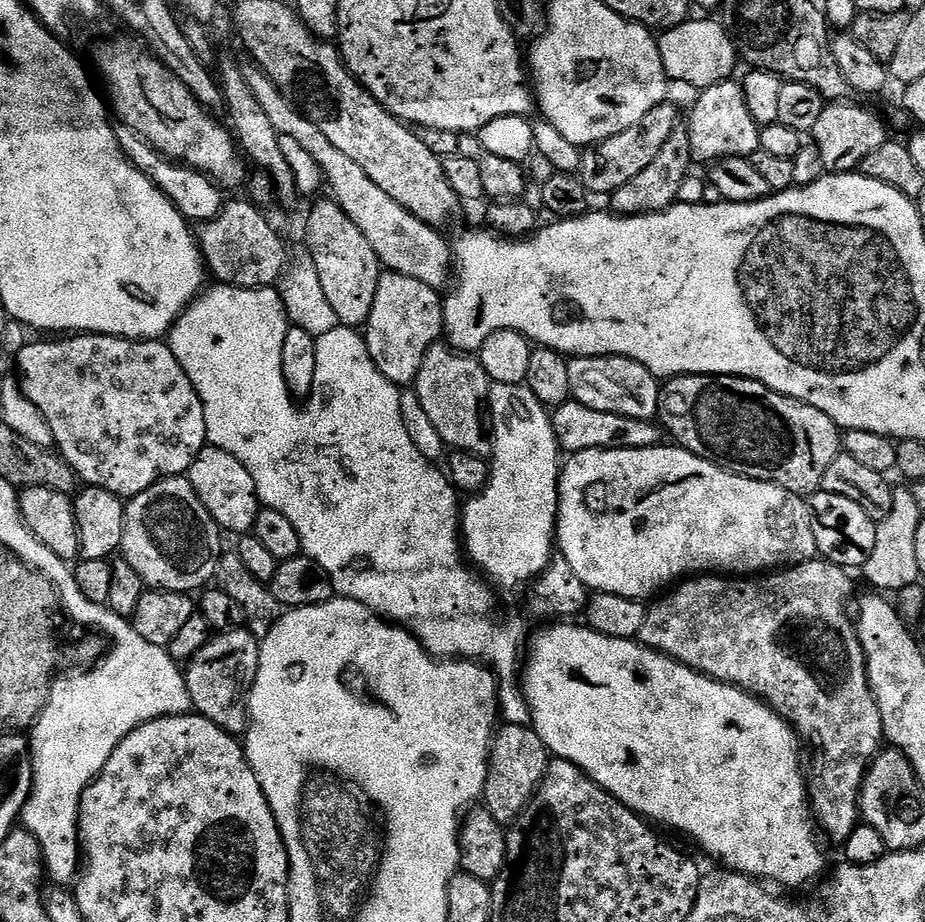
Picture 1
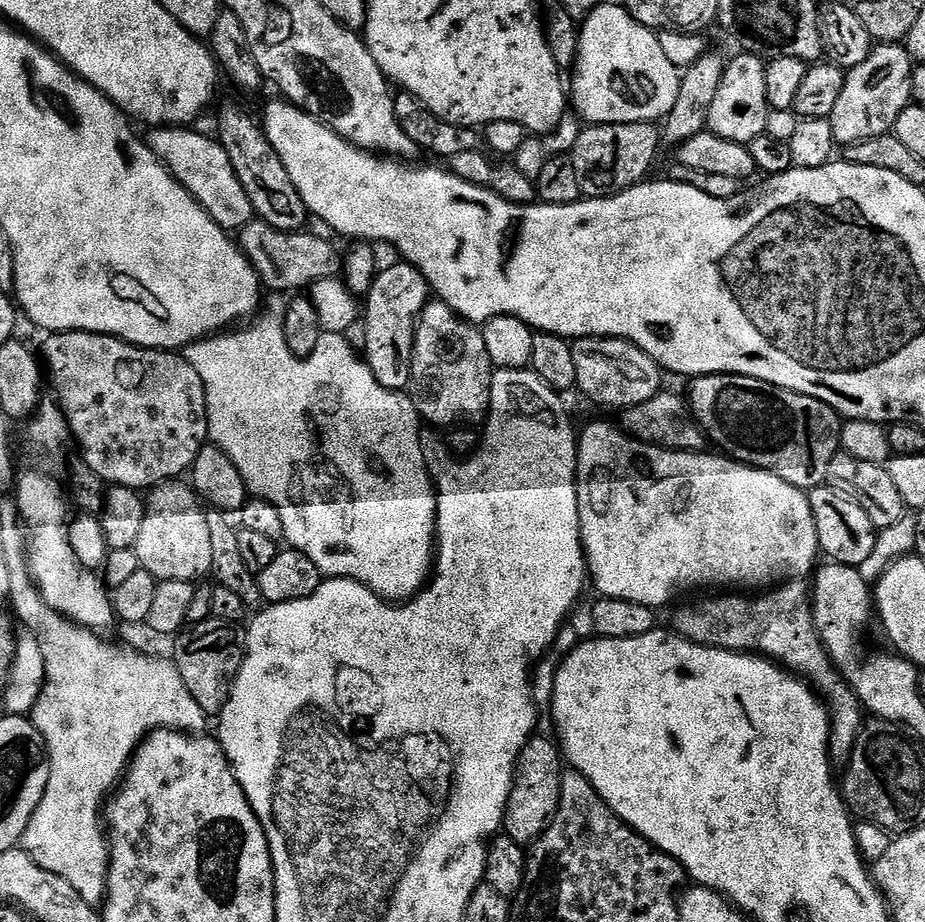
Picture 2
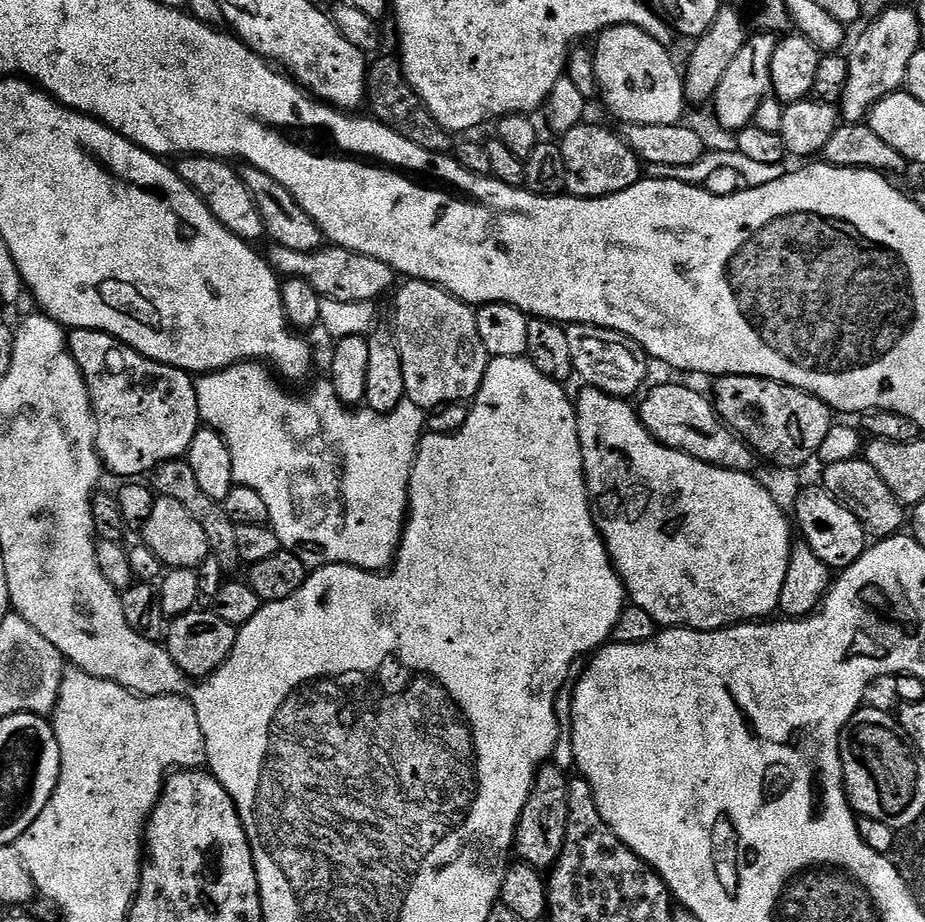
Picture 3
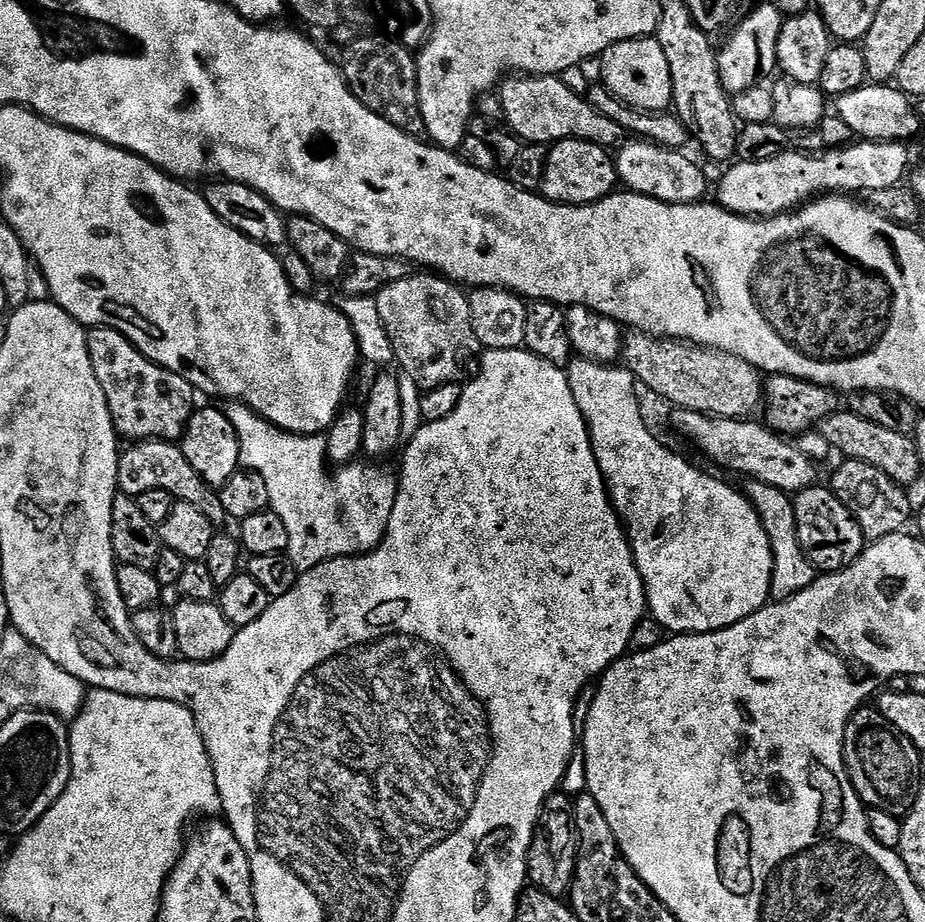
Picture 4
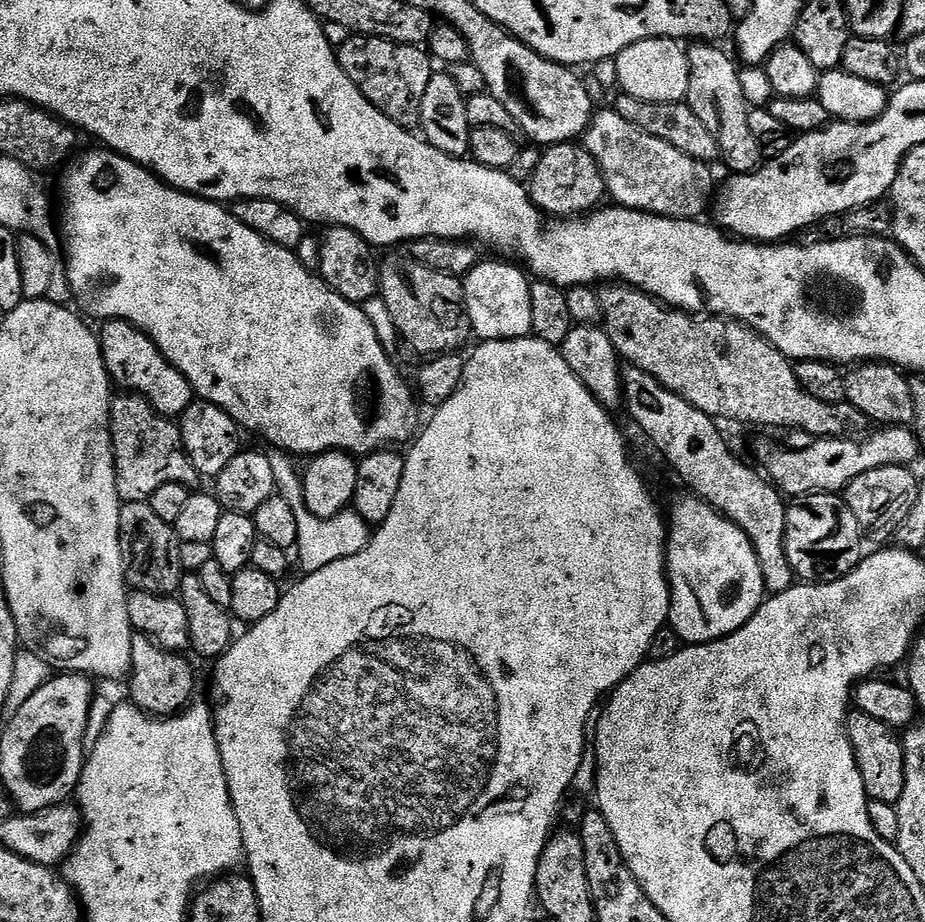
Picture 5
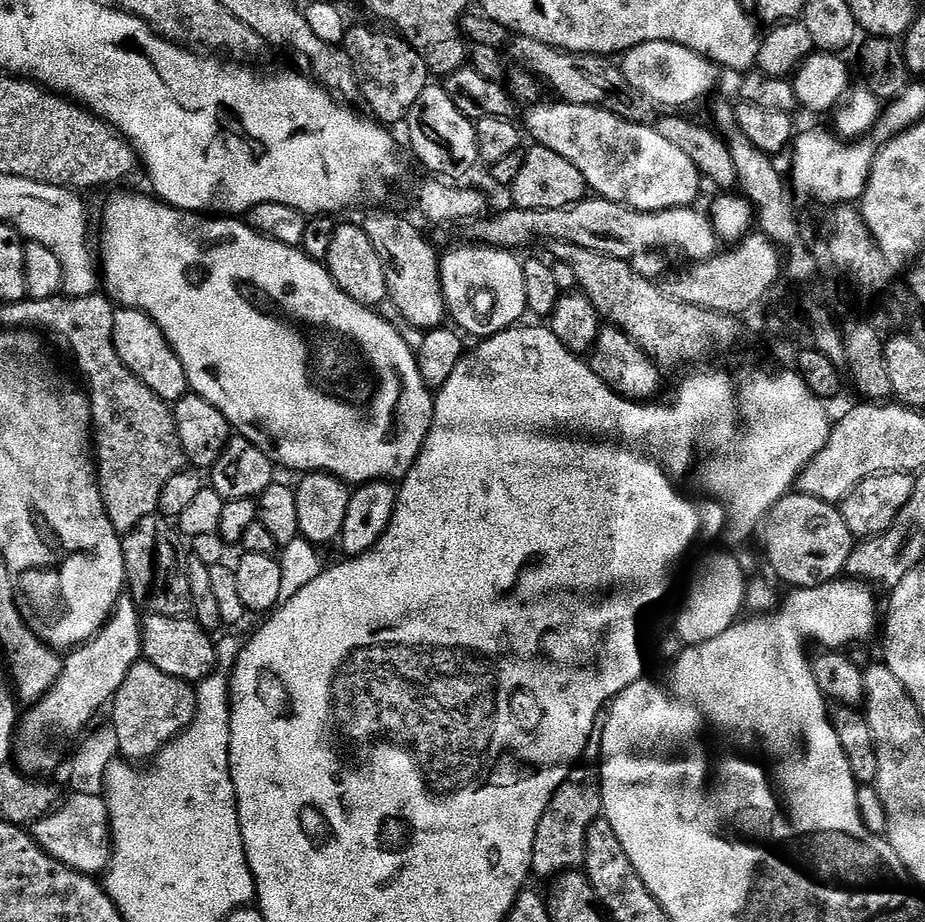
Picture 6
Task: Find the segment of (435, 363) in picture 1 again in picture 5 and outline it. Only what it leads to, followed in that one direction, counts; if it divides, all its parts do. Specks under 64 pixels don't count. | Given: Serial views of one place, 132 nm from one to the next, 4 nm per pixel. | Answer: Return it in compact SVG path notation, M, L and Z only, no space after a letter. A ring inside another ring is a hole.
M401 258L401 260L396 260L393 264L388 264L385 268L381 267L378 272L378 296L379 299L384 299L384 308L388 311L388 316L392 319L392 324L396 327L396 332L413 348L416 352L421 352L424 358L433 358L441 354L455 353L460 344L460 324L462 328L462 284L460 280L455 280L449 276L439 276L434 274L430 270L426 270L418 266L417 264L409 262L407 259Z

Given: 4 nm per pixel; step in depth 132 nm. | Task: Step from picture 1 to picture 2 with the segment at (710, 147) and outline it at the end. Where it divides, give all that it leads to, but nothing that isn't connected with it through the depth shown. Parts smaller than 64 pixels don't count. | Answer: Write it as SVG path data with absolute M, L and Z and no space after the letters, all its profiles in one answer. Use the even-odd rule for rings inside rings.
M740 54L737 60L727 61L722 80L714 90L714 100L710 102L707 131L712 132L720 140L729 140L745 146L765 135L770 115L764 82L765 67L765 61L761 57L751 54Z

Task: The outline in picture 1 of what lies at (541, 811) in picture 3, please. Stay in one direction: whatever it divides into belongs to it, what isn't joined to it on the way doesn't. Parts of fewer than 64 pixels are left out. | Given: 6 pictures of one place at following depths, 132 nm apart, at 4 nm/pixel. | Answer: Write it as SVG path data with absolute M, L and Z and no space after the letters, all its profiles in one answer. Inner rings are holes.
M505 723L495 733L492 741L492 755L488 757L488 781L482 797L483 807L488 809L500 825L511 825L532 801L532 795L544 780L544 771L548 769L549 763L548 747L544 745L535 728Z

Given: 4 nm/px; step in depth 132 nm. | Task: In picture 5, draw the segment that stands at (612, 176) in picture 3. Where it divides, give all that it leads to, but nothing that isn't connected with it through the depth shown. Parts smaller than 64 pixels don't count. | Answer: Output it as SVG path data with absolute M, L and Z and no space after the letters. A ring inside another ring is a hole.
M572 142L545 147L526 187L532 203L552 218L579 218L593 211L606 196L600 169L583 147Z

